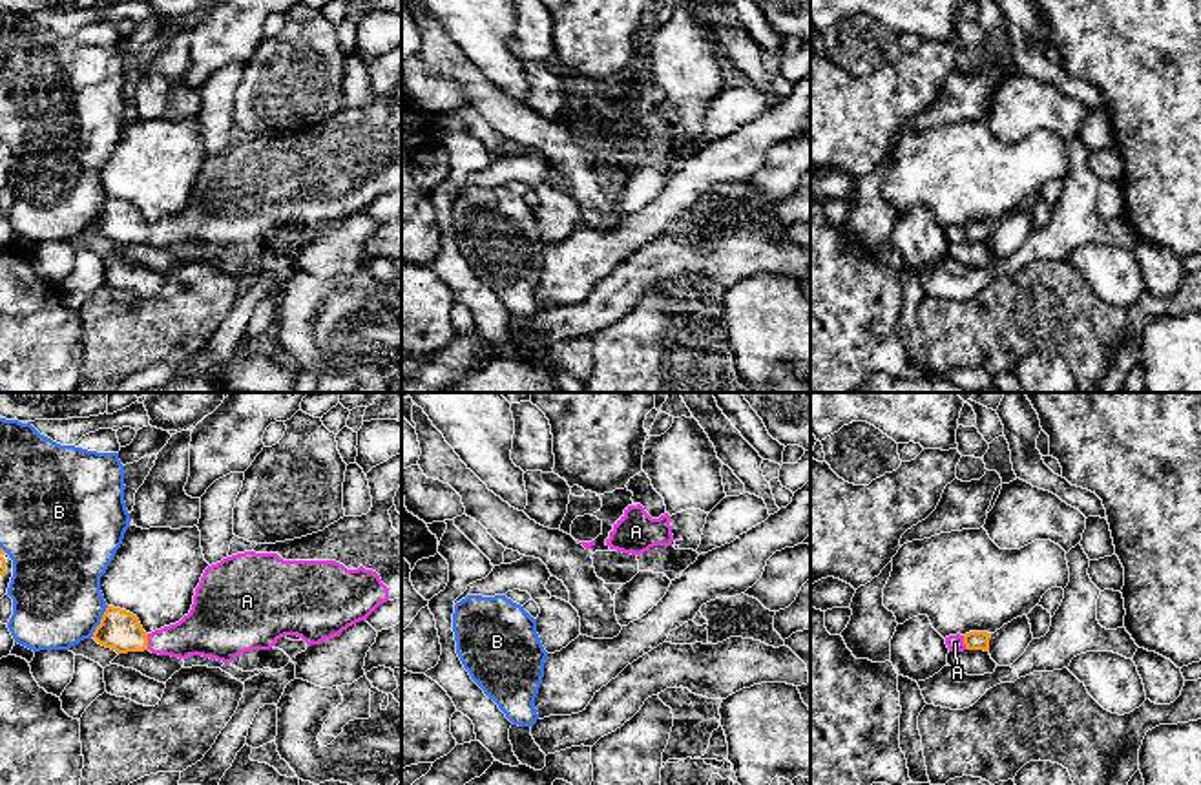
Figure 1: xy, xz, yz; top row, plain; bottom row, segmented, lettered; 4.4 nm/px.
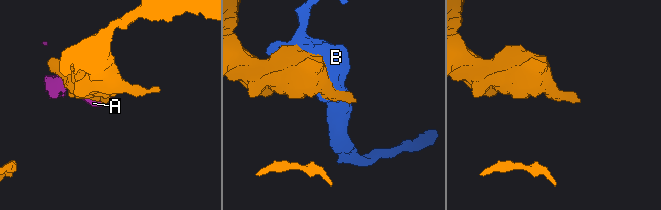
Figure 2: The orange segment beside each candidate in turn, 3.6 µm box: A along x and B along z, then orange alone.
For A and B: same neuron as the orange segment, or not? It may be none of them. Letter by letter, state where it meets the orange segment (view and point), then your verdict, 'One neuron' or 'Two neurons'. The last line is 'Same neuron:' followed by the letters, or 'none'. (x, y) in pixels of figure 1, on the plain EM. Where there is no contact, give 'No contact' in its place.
A: Touches orange at xy (146, 232). One neuron
B: Touches orange at xy (101, 212). Two neurons
Same neuron: A

